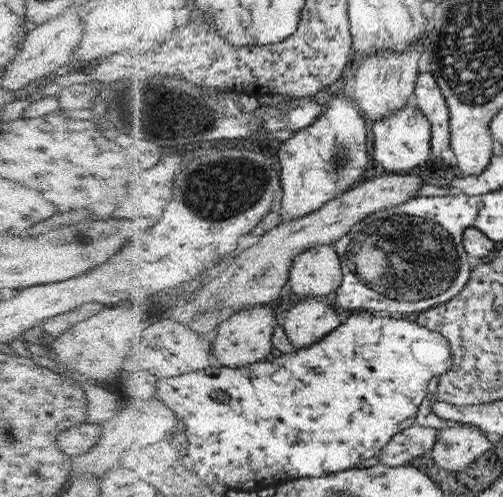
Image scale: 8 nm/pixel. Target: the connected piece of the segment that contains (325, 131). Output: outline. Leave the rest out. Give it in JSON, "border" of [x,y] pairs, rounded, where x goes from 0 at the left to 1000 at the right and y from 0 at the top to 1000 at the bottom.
{"border":[[[688,169],[686,183],[664,191],[648,215],[650,219],[620,254],[594,262],[575,284],[557,288],[553,318],[561,330],[561,354],[565,354],[567,394],[559,423],[565,449],[612,435],[644,419],[658,402],[680,398],[724,364],[724,346],[732,342],[732,330],[736,330],[732,245],[700,189],[698,175]]]}

